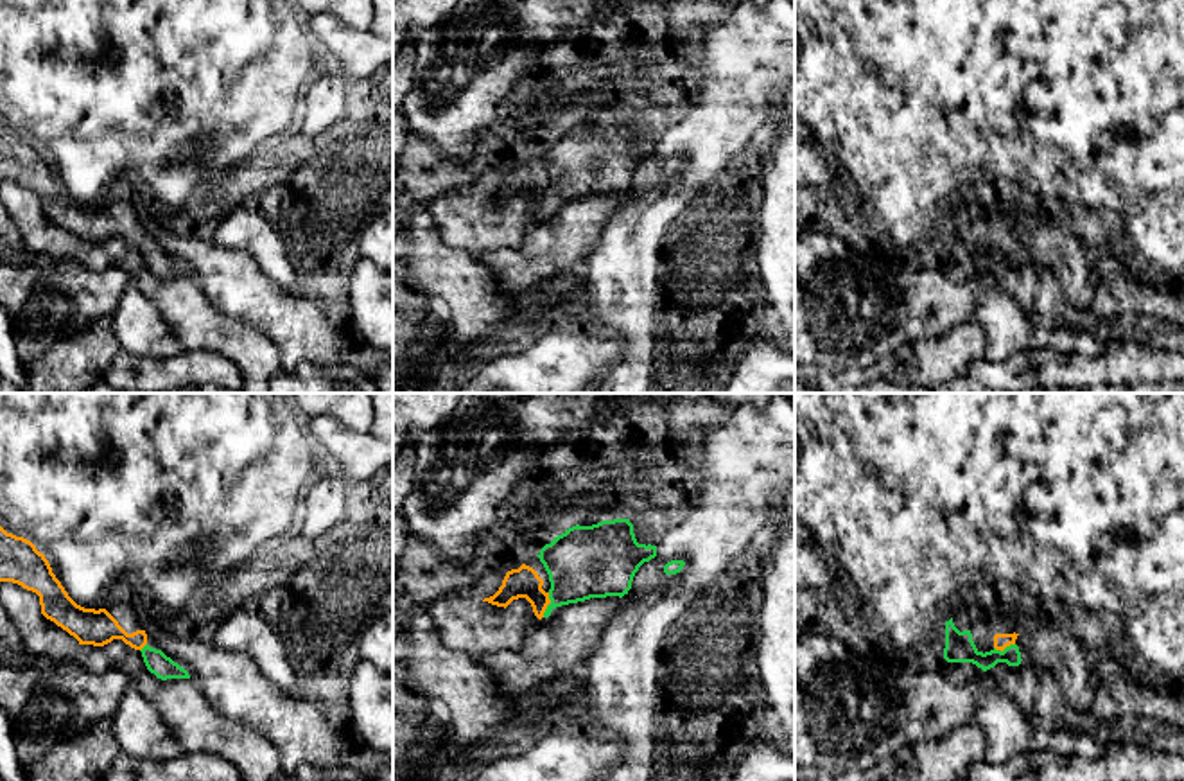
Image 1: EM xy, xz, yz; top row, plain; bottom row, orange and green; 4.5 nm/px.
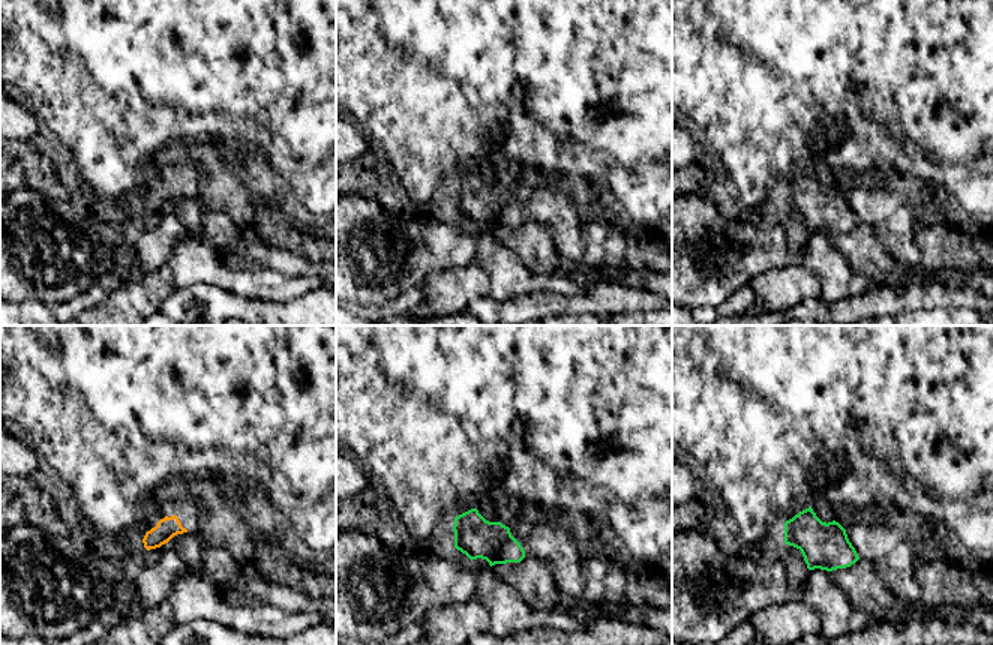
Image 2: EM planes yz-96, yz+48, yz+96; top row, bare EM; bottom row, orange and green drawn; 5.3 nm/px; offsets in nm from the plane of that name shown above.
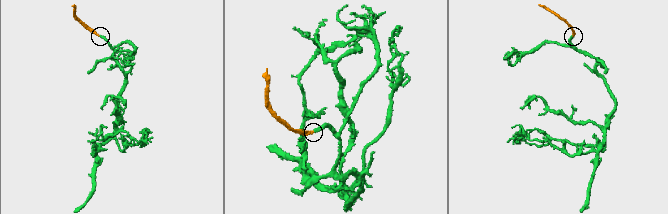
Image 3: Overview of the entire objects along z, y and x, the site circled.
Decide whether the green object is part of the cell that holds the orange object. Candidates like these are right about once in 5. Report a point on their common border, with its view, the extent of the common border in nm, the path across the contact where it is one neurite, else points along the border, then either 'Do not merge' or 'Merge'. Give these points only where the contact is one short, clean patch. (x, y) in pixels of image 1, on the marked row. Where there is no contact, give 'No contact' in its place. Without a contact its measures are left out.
Touches orange at xz (548, 604). Shared border 120 nm. Path across: xz (524, 582), (548, 604), (583, 562). Merge

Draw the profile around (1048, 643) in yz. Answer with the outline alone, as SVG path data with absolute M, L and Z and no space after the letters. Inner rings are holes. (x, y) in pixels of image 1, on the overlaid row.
M1040 612L1026 632L1019 632L1015 645L1021 659L1048 670L1057 679L1075 711L1091 709L1098 679L1087 664L1085 648L1060 616Z

